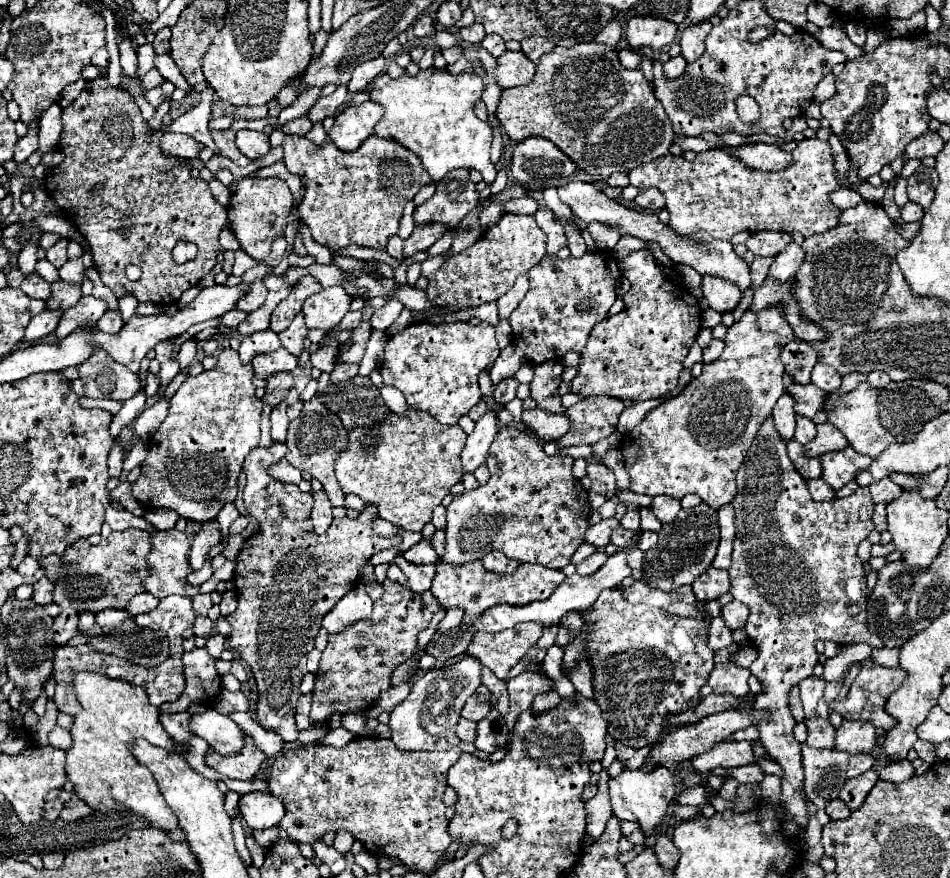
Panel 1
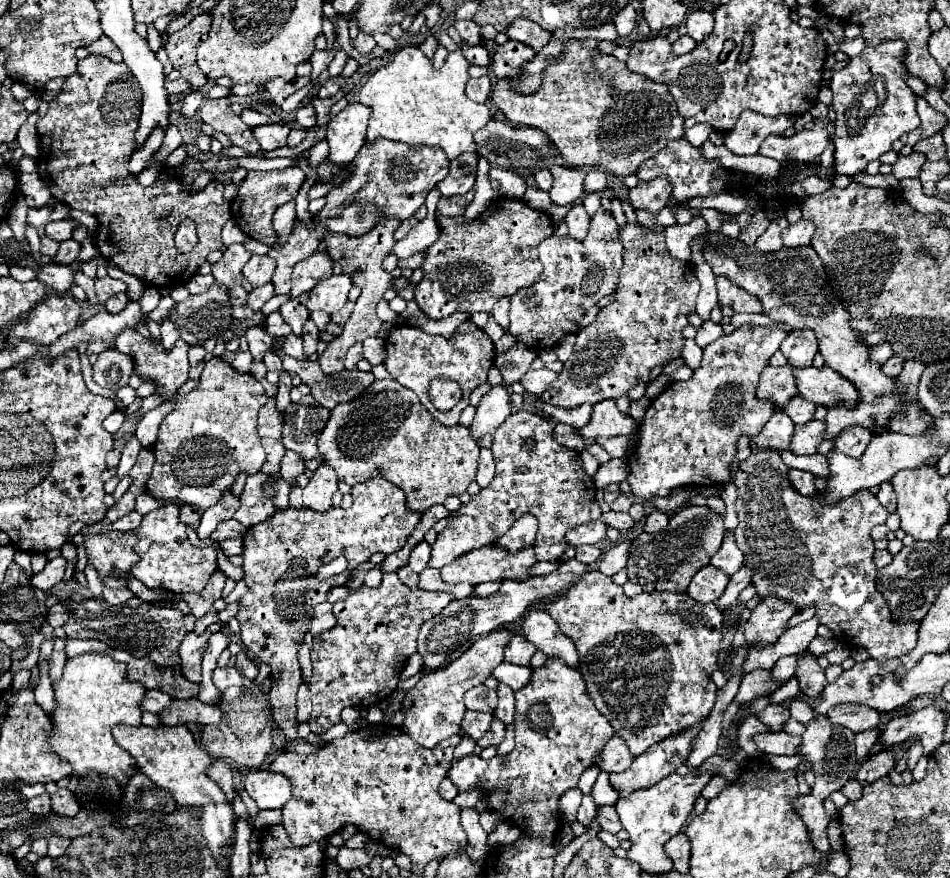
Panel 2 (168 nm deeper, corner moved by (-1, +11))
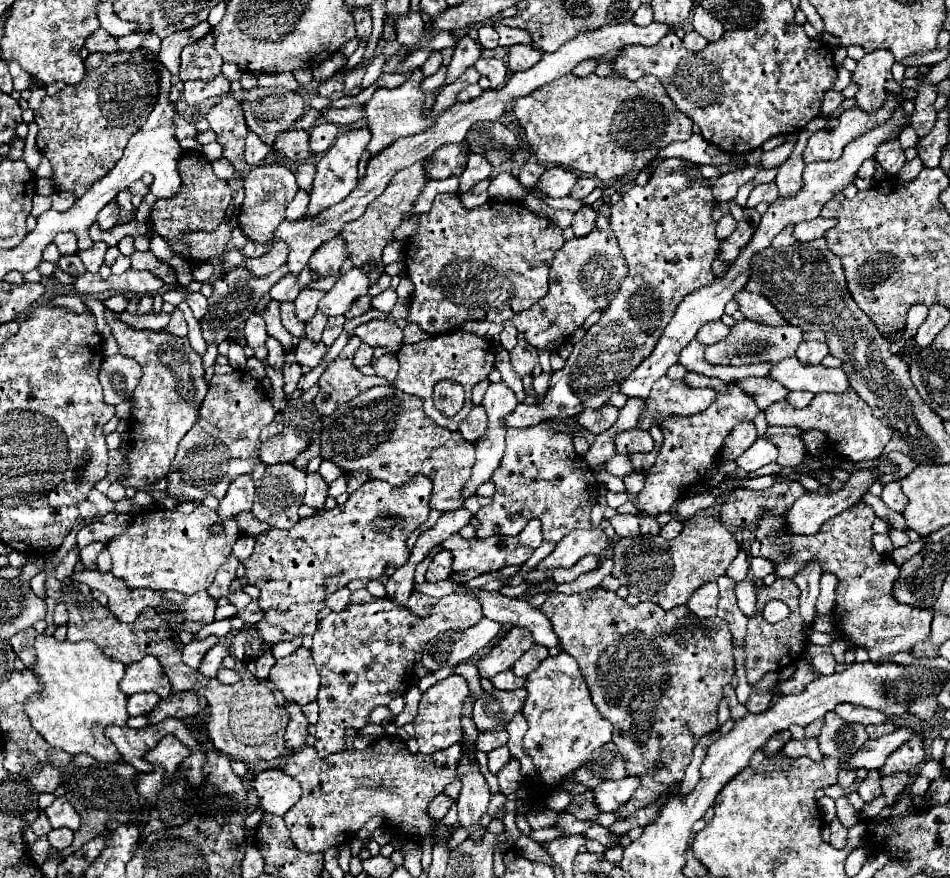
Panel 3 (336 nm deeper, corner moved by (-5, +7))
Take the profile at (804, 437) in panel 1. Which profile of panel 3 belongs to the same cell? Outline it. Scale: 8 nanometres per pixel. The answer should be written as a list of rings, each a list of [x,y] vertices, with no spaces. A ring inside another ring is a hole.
[[[789,392],[789,396],[785,398],[793,408],[805,408],[811,400],[813,400],[813,394],[811,392]]]

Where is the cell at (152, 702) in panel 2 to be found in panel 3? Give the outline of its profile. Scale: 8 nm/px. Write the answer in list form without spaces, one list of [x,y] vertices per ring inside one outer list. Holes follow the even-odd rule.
[[[149,692],[149,694],[131,694],[127,700],[127,712],[129,716],[145,716],[149,714],[159,702],[159,696]]]

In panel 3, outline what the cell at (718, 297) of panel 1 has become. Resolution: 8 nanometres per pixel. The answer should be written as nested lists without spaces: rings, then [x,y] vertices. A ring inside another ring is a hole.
[[[741,290],[741,292],[735,294],[735,300],[739,302],[739,310],[745,314],[747,320],[767,324],[767,326],[787,326],[789,324],[777,312],[777,308],[773,308],[773,304],[761,294]]]

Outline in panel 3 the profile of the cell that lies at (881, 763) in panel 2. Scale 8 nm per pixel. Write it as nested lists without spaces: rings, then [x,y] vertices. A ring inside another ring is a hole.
[[[917,732],[911,736],[903,746],[899,746],[885,762],[885,766],[879,770],[881,774],[893,774],[893,772],[911,772],[921,762],[925,762],[925,748],[923,748],[923,734]]]

